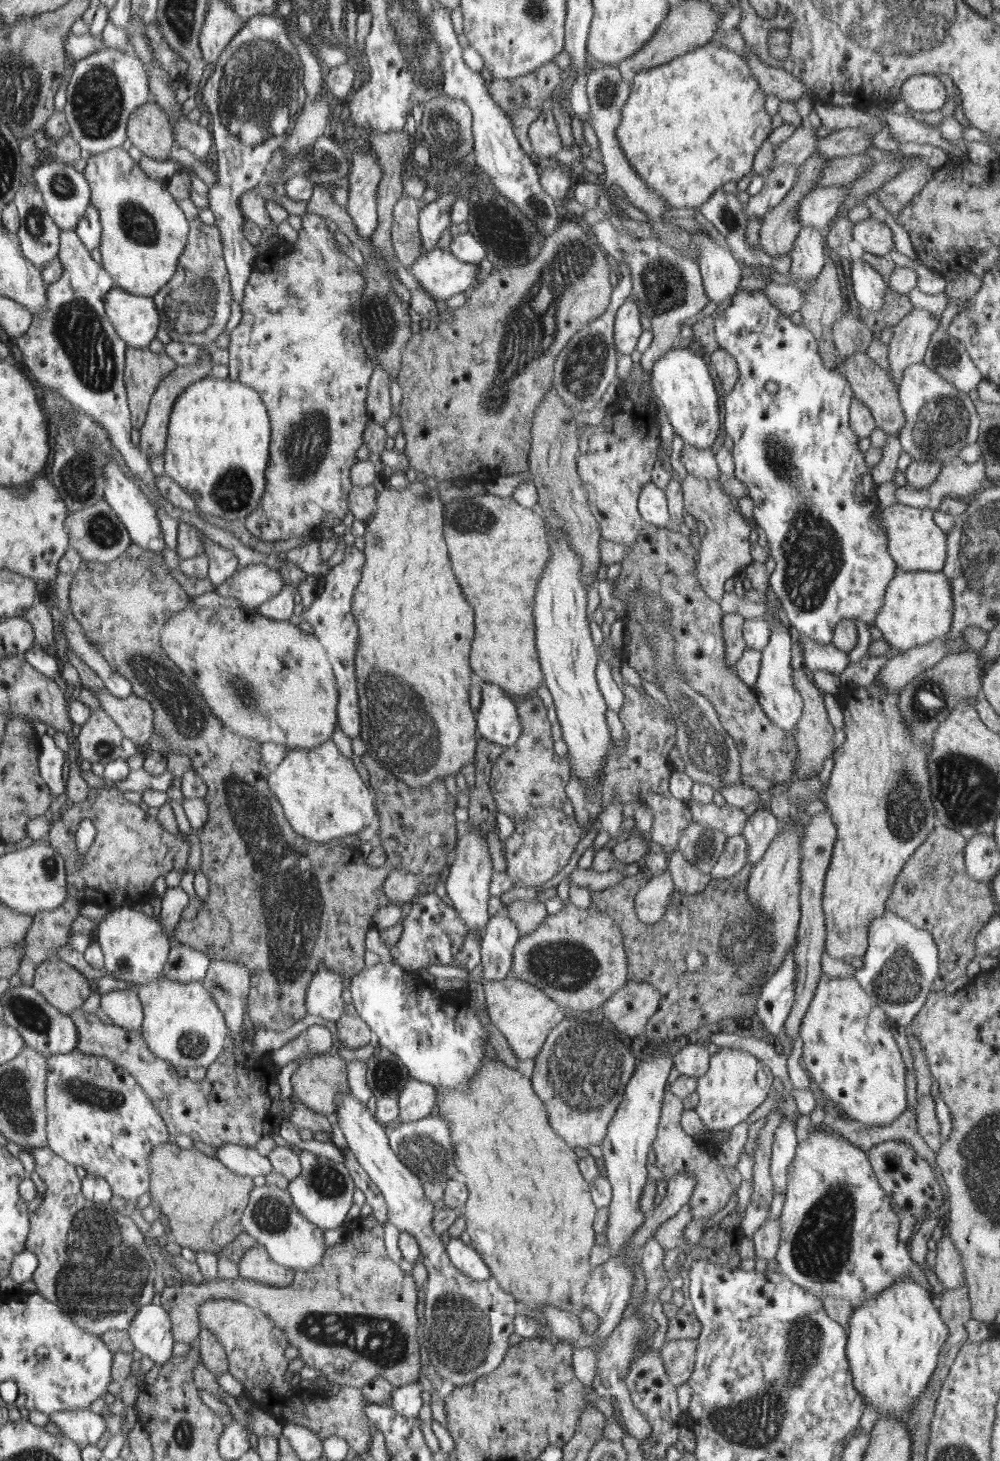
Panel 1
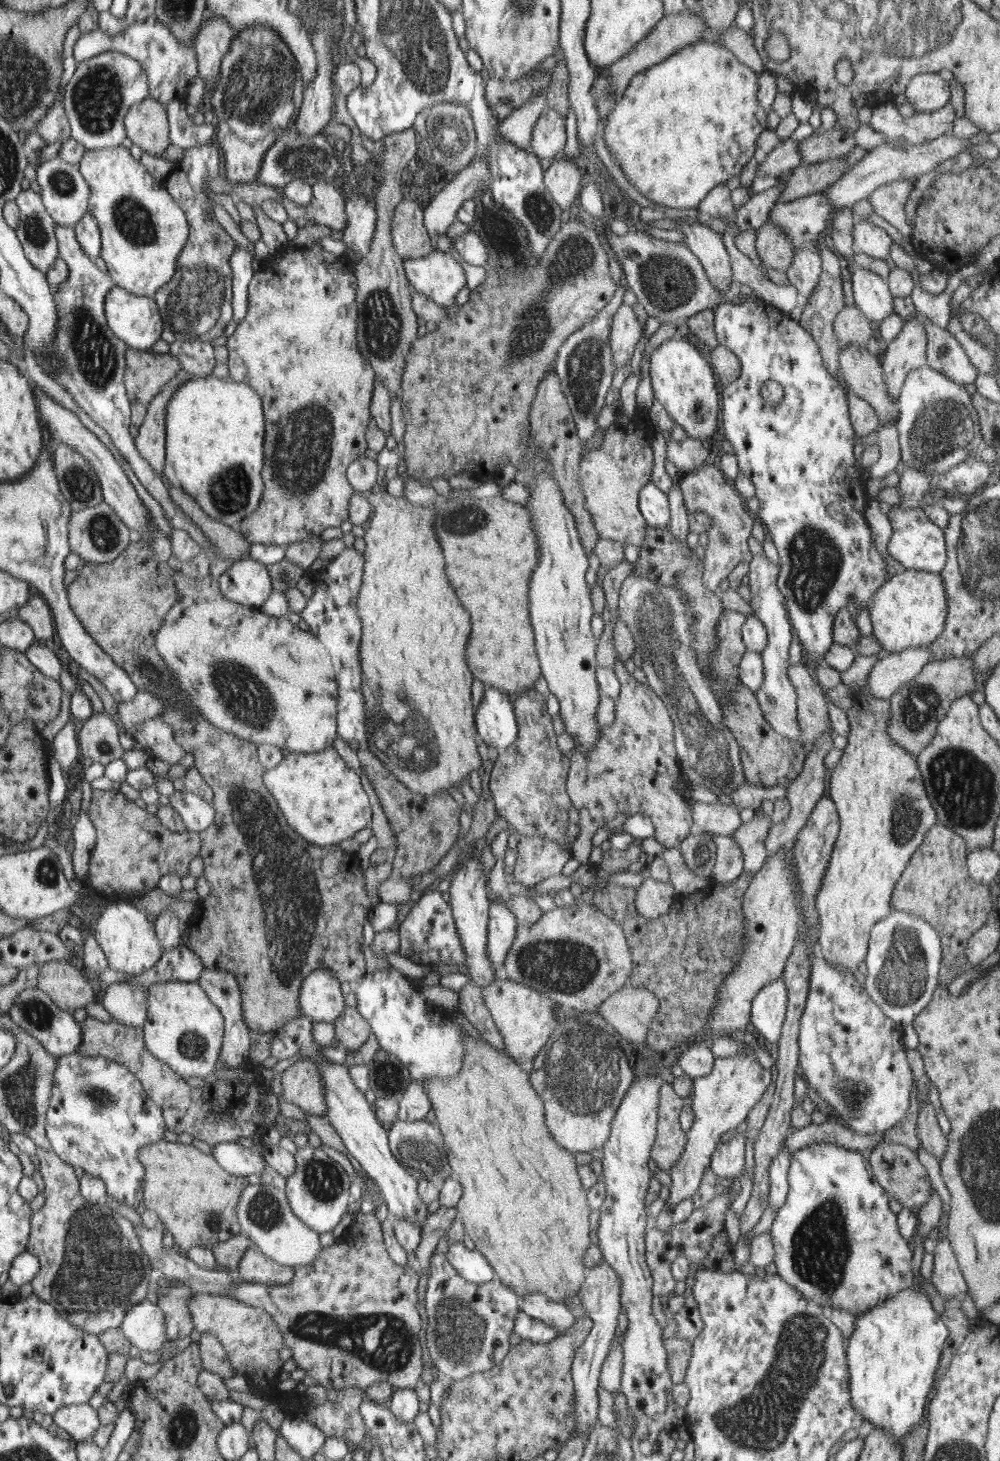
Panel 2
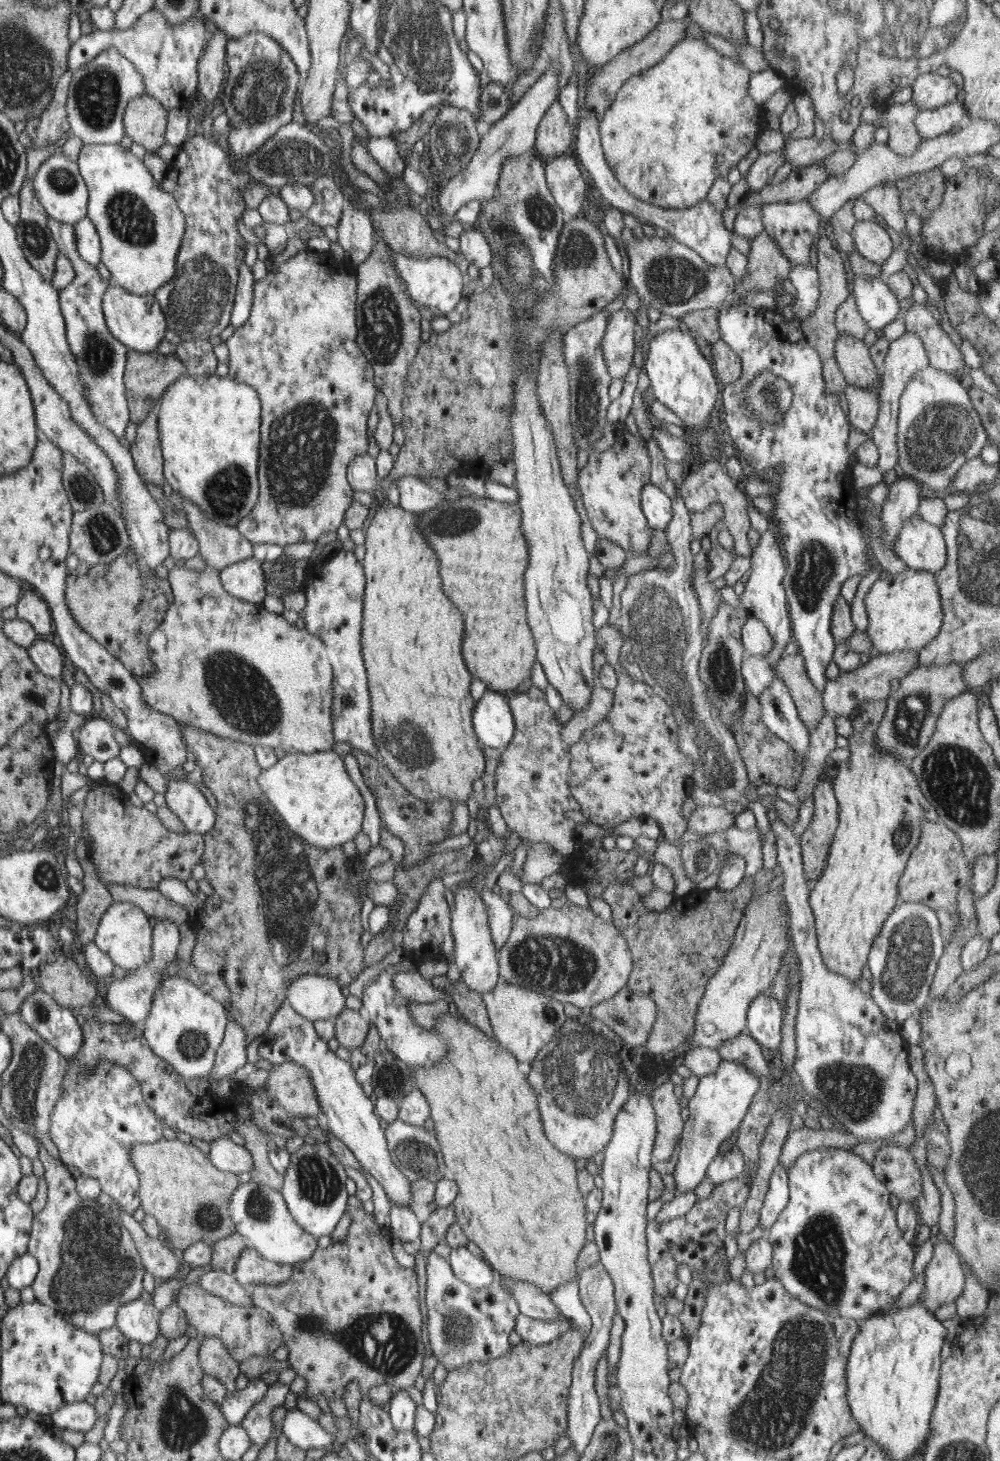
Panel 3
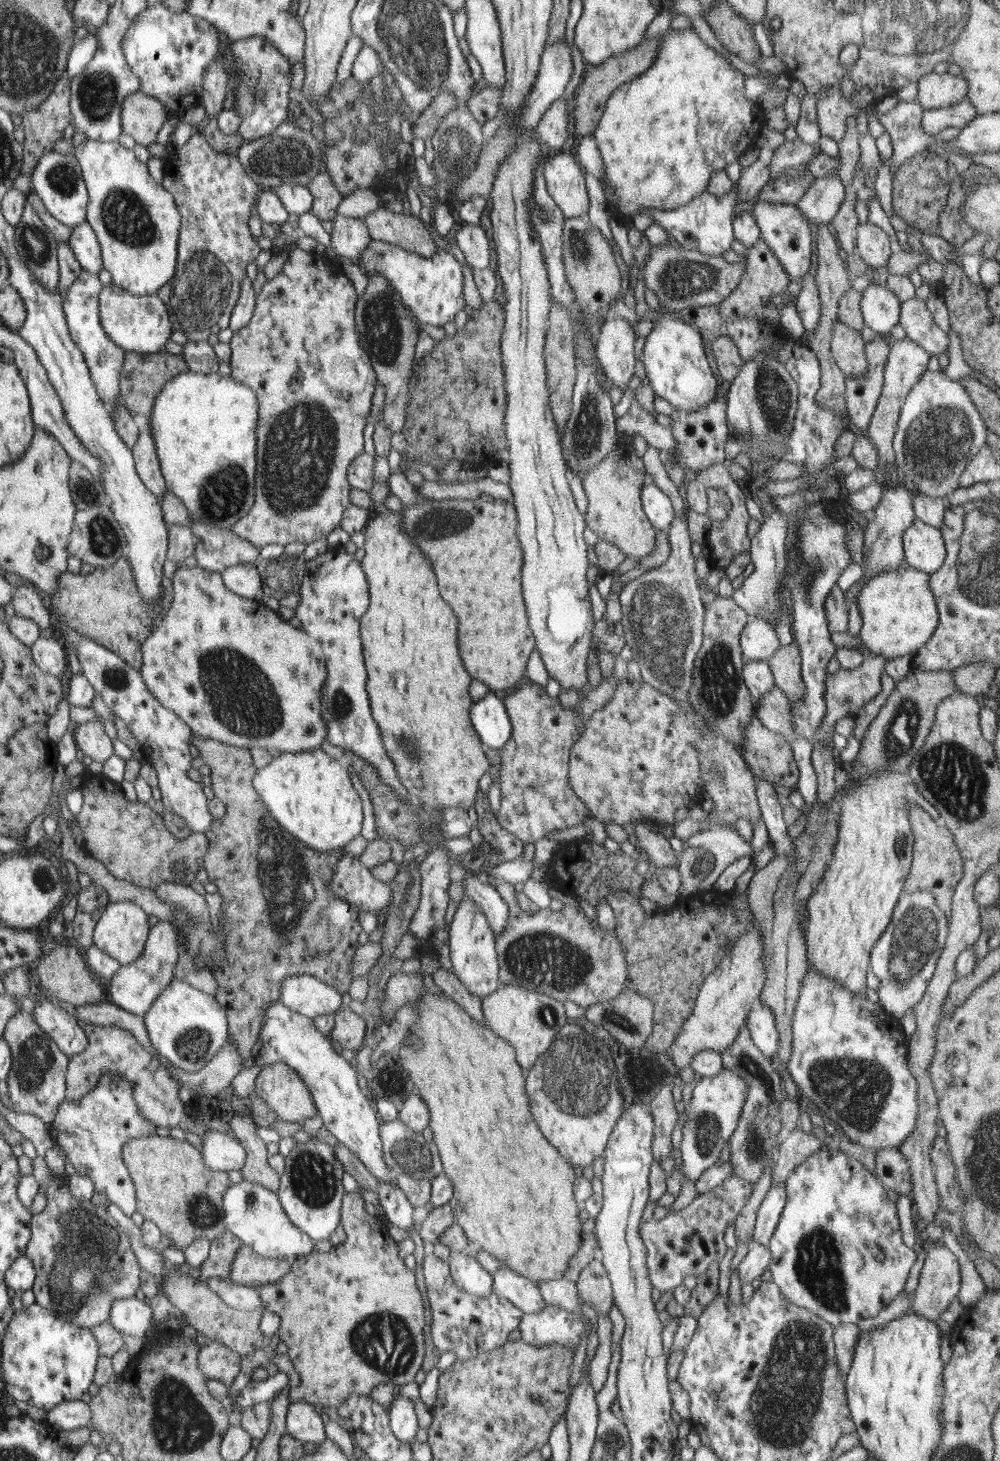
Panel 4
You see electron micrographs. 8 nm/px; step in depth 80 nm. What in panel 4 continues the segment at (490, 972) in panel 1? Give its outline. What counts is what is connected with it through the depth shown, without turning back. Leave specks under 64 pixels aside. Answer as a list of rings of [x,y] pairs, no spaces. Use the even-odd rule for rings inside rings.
[[[466,871],[464,874],[464,896],[469,898],[485,915],[494,930],[495,938],[504,930],[507,923],[509,908],[507,902],[495,889],[494,883],[485,884],[475,872]]]

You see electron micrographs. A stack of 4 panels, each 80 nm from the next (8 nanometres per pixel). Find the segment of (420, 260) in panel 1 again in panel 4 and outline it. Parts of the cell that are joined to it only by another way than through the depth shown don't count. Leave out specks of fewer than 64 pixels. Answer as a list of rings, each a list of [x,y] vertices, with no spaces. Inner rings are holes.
[[[372,239],[356,263],[363,271],[379,270],[387,277],[389,286],[411,312],[422,333],[422,324],[443,327],[449,321],[454,322],[456,314],[466,306],[462,298],[462,268],[456,260],[452,260],[452,253],[444,245],[438,244],[433,256],[424,258],[421,254],[404,250],[392,243]]]

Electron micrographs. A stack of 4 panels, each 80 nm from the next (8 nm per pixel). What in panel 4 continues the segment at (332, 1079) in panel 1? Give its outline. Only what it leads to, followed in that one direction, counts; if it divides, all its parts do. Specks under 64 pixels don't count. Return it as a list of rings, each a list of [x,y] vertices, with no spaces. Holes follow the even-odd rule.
[[[287,1064],[265,1065],[255,1084],[257,1096],[282,1120],[301,1123],[318,1114],[315,1101],[303,1079]]]

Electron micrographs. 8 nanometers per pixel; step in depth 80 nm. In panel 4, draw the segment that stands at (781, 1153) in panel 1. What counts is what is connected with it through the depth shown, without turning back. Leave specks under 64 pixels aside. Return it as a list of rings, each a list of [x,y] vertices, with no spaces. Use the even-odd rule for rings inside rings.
[[[773,1184],[761,1202],[757,1212],[753,1238],[756,1242],[769,1246],[776,1227],[778,1226],[783,1208],[787,1202],[787,1189],[784,1184]]]

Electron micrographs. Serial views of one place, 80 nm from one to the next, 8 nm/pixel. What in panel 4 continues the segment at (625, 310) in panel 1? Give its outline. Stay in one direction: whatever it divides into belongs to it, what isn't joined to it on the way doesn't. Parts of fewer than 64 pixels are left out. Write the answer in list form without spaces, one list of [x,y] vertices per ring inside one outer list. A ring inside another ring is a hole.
[[[611,314],[596,342],[595,356],[611,384],[625,390],[634,374],[635,332],[628,320]]]

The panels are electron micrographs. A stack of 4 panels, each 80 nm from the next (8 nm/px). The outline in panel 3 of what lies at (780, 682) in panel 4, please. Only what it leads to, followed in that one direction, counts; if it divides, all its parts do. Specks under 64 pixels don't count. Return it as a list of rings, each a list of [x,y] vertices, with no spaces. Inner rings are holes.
[[[784,652],[775,664],[775,676],[781,678],[789,688],[800,718],[809,732],[812,732],[824,716],[825,708],[822,693],[817,692],[813,682],[808,678],[803,656],[799,652]]]

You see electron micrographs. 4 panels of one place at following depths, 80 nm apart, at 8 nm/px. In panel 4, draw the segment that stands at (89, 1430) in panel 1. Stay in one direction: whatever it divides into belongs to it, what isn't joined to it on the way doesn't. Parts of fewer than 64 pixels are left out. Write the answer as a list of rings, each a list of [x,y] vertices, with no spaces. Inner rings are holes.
[[[82,1399],[62,1401],[49,1411],[45,1423],[63,1434],[92,1424],[91,1407]]]

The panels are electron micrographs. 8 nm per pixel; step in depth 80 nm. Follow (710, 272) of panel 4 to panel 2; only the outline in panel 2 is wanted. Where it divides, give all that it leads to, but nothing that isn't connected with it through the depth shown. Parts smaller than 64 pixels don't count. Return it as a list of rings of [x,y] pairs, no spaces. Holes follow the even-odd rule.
[[[608,228],[602,234],[602,240],[610,244],[616,260],[622,265],[627,288],[634,292],[636,300],[659,324],[688,320],[697,312],[713,309],[722,300],[723,294],[709,279],[700,259],[691,252],[686,242],[659,240],[646,232],[618,236]]]

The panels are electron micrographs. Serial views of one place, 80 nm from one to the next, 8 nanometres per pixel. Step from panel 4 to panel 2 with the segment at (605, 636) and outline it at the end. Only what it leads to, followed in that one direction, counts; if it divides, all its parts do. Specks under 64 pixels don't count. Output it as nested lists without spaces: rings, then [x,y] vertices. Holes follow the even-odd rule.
[[[622,660],[616,661],[613,669],[621,678],[614,723],[599,728],[597,741],[589,751],[575,746],[569,754],[566,793],[578,810],[581,830],[572,846],[572,854],[580,863],[586,863],[590,858],[591,838],[597,829],[605,828],[617,814],[648,815],[654,826],[654,837],[665,849],[679,847],[694,830],[687,800],[677,787],[687,778],[677,758],[673,722],[667,706],[650,686],[625,671]]]

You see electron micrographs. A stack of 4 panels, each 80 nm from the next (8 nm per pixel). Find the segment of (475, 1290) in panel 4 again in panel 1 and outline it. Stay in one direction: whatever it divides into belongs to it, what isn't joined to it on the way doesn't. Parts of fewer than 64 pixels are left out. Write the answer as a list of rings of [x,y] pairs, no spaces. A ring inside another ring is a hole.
[[[450,1239],[446,1249],[454,1265],[472,1279],[486,1281],[492,1276],[490,1267],[484,1262],[479,1251],[466,1245],[462,1239]]]

